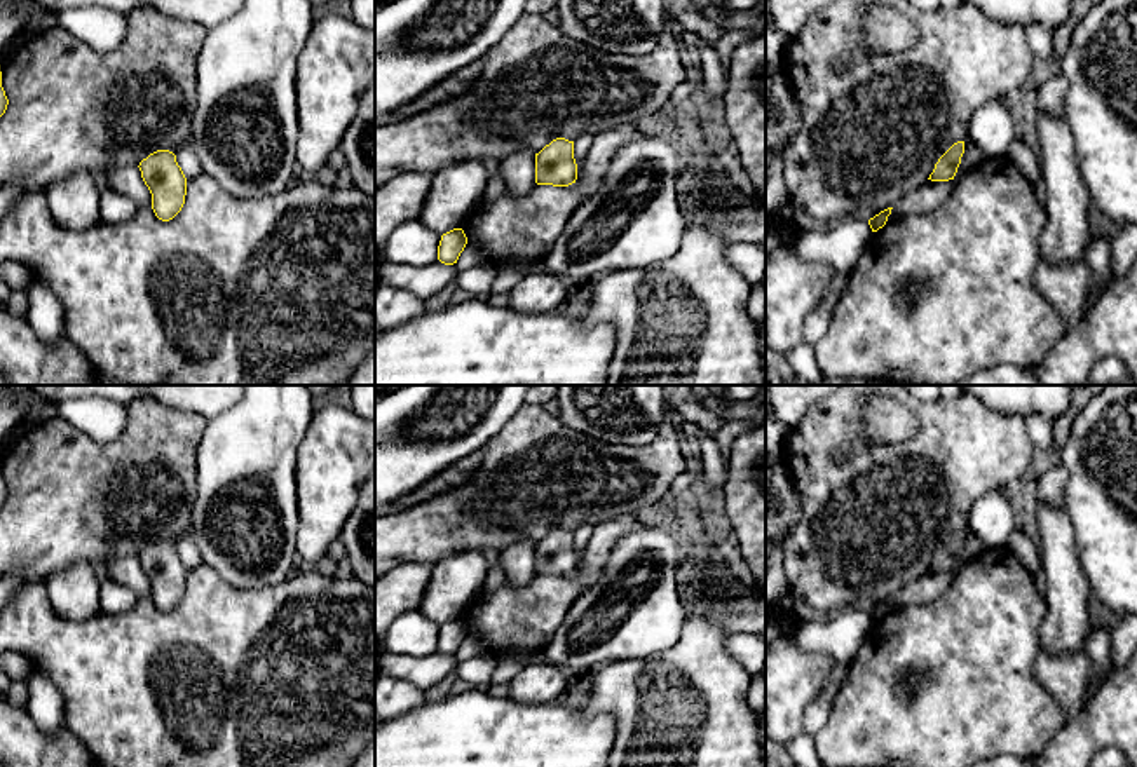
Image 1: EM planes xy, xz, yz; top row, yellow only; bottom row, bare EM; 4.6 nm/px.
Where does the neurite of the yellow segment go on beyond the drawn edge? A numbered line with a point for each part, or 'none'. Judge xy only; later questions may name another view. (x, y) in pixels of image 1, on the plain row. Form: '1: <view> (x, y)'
none

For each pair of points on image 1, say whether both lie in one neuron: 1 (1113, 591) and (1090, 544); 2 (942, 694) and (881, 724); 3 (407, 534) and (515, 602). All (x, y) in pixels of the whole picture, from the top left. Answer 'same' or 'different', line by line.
1: same
2: same
3: different

